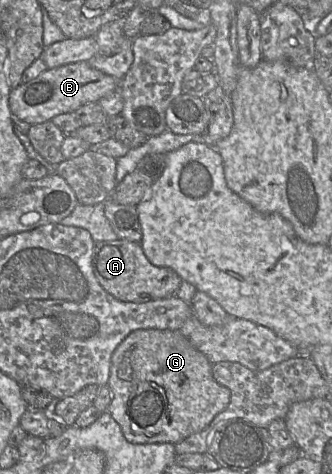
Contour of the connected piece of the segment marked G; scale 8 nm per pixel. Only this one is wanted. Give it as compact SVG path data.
M138 329L128 334L112 354L110 377L107 384L112 392L108 412L120 425L126 440L134 444L173 443L176 444L192 434L204 430L215 416L227 408L230 402L230 390L218 384L212 375L212 363L197 350L178 330Z

